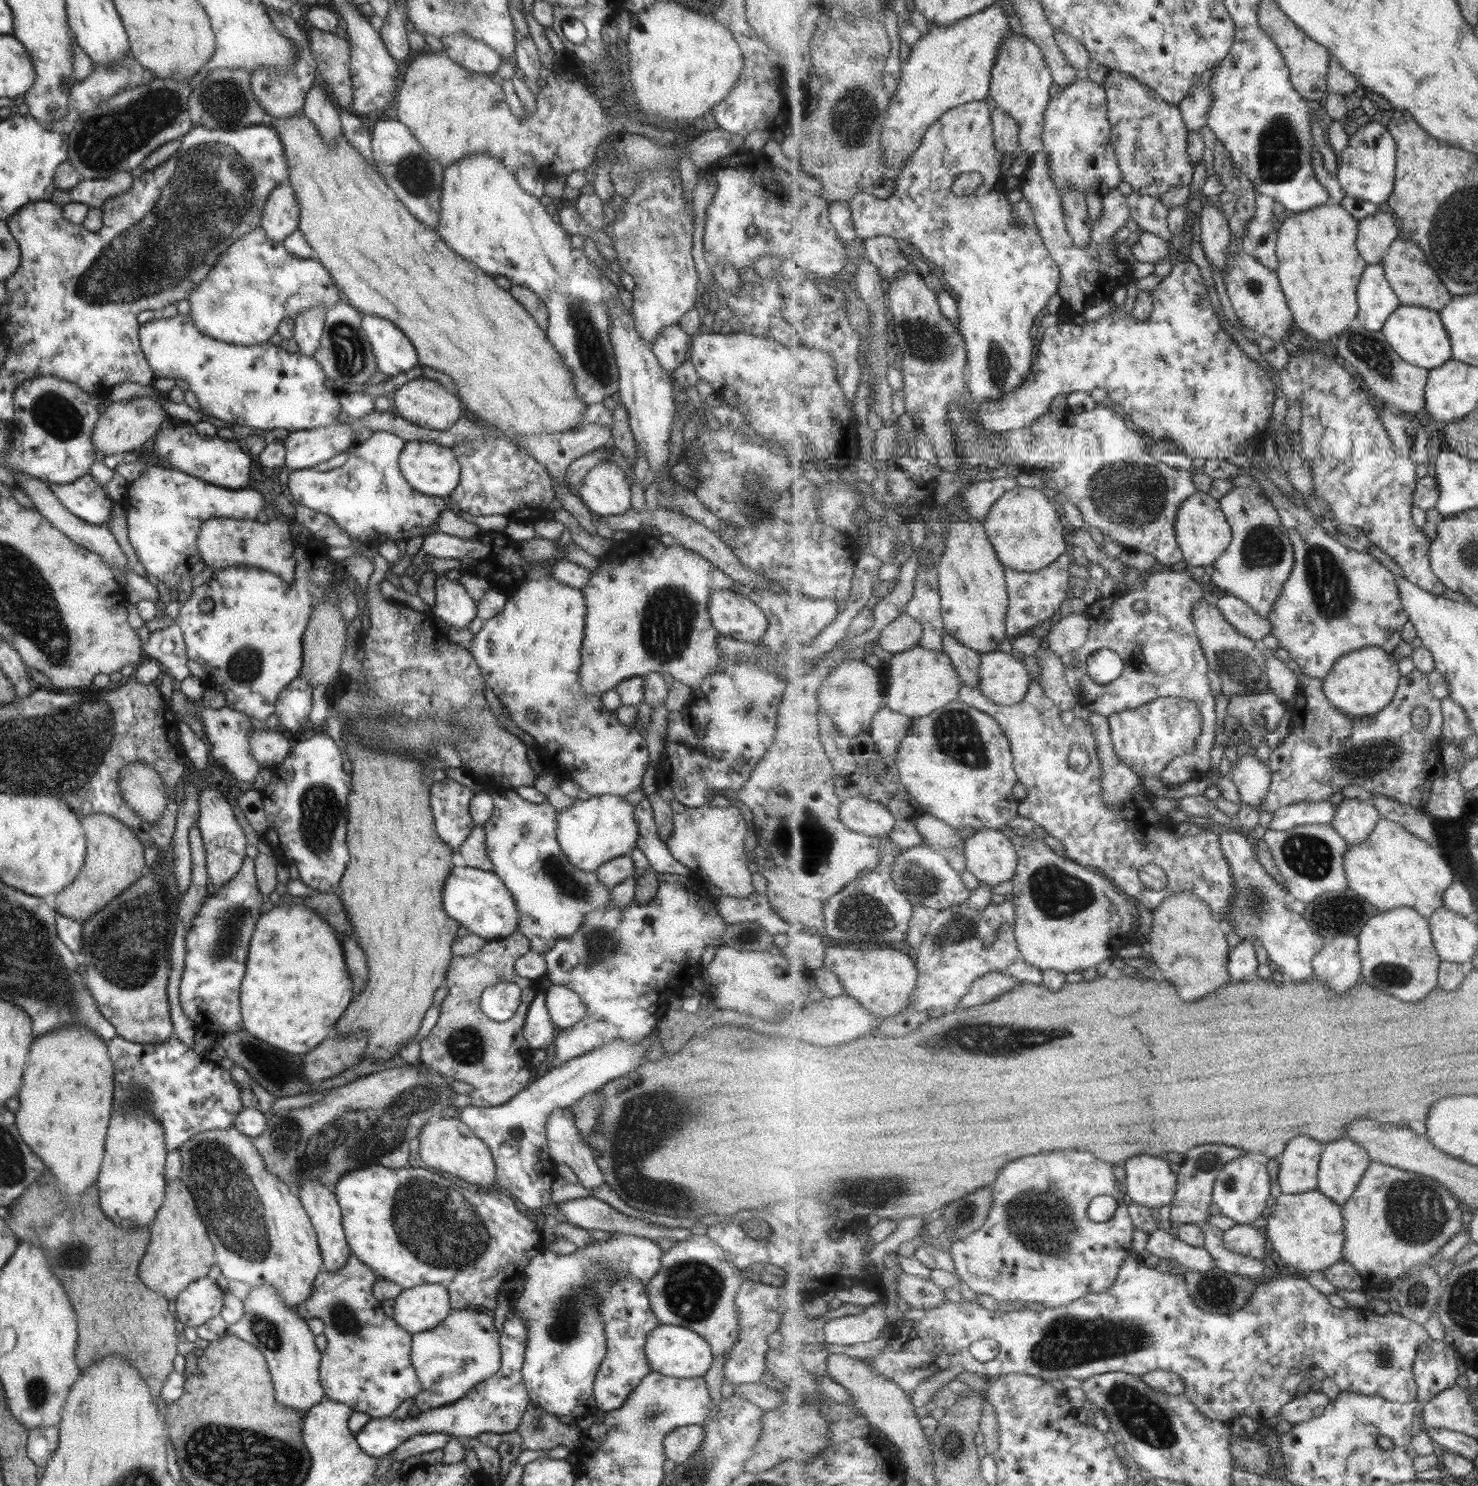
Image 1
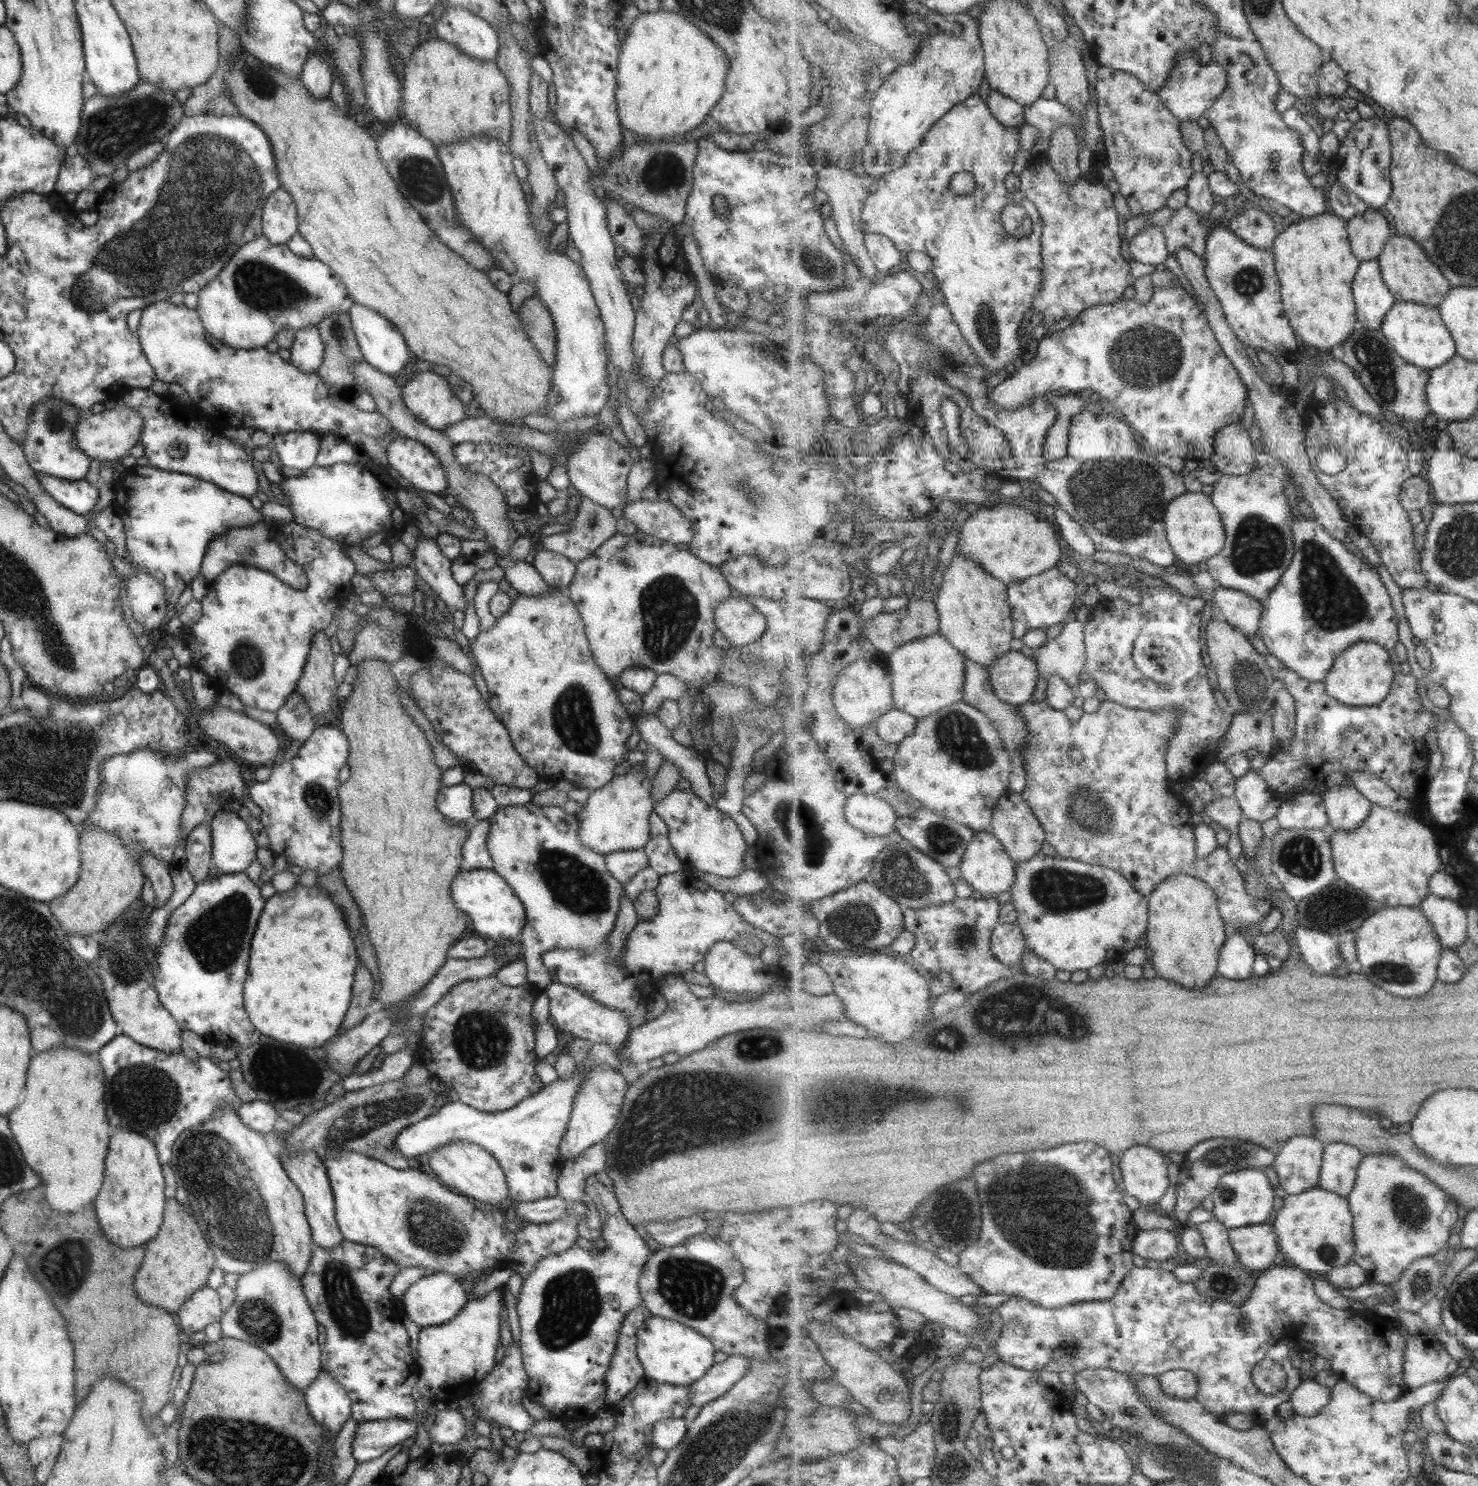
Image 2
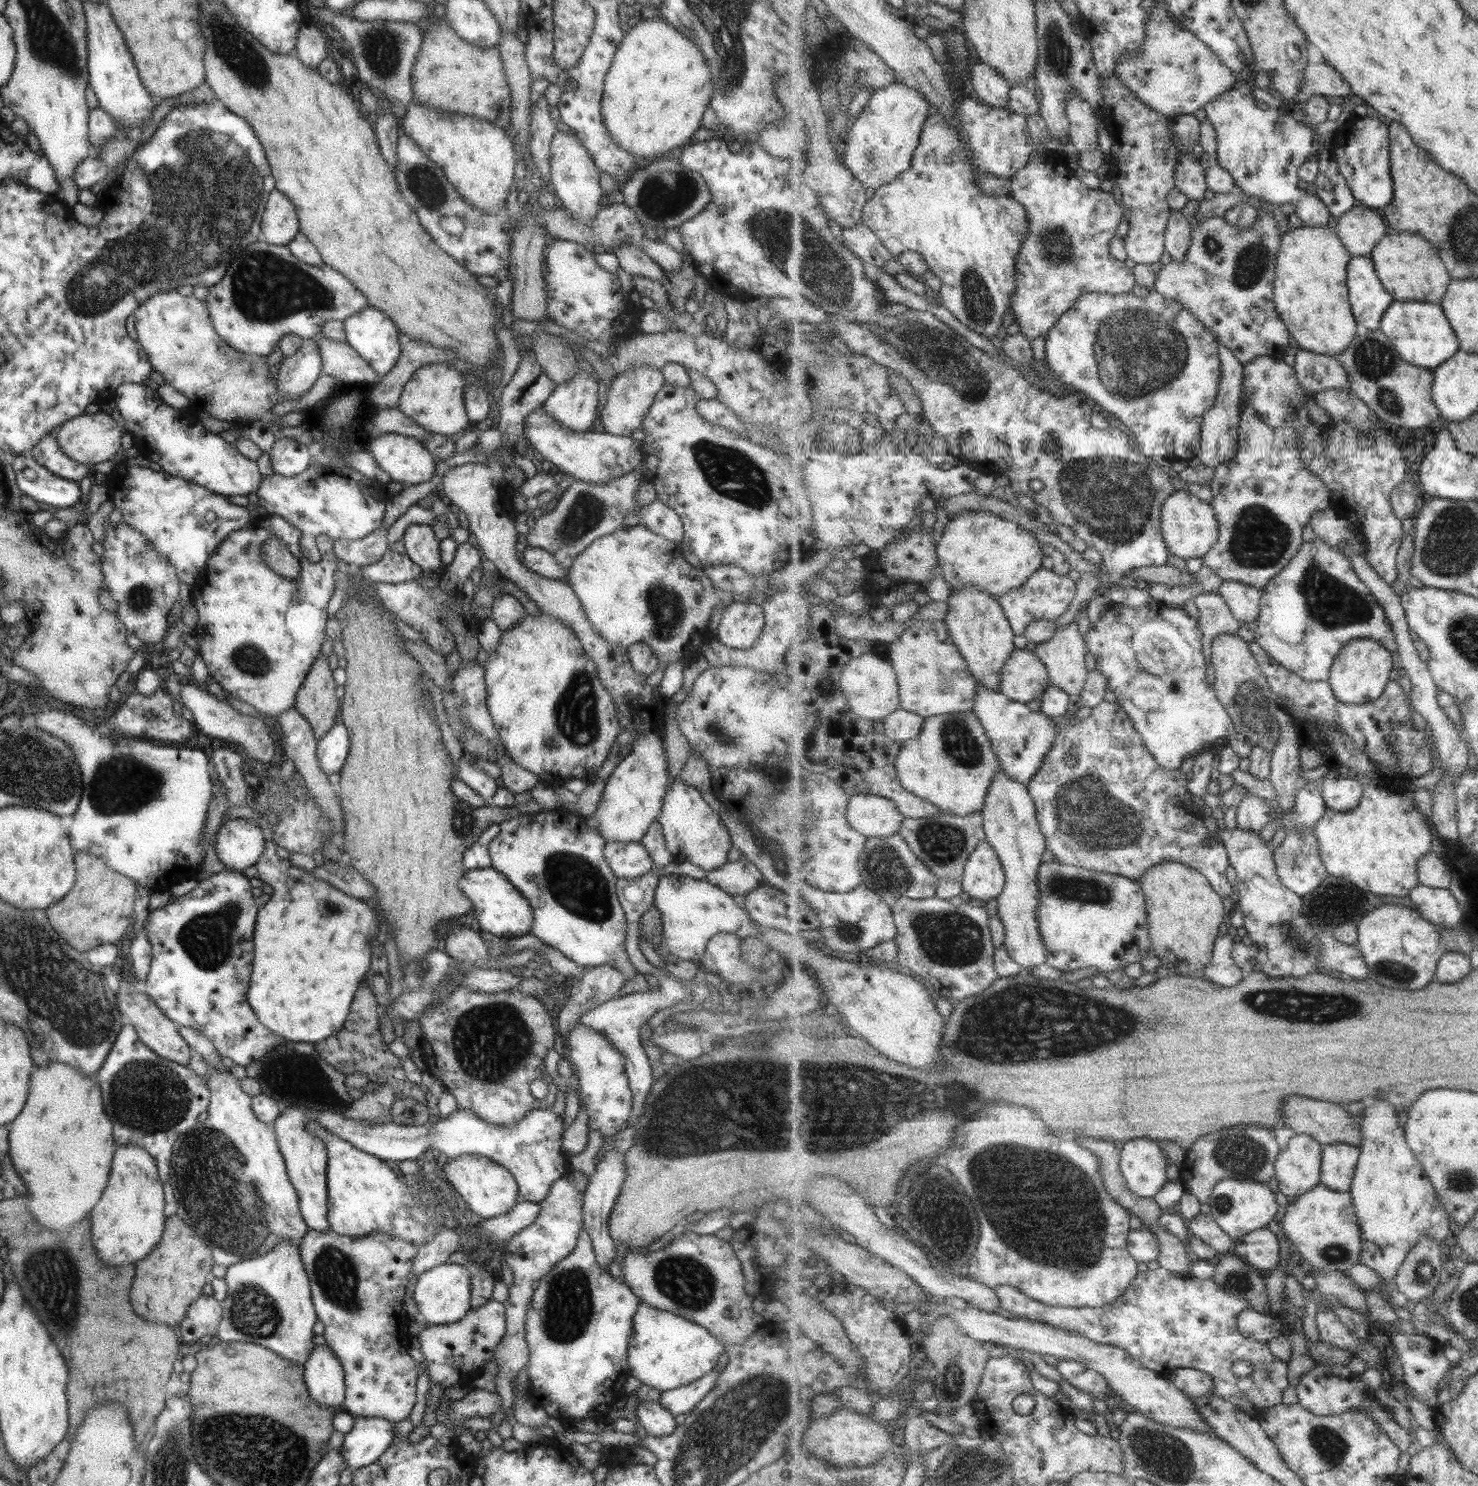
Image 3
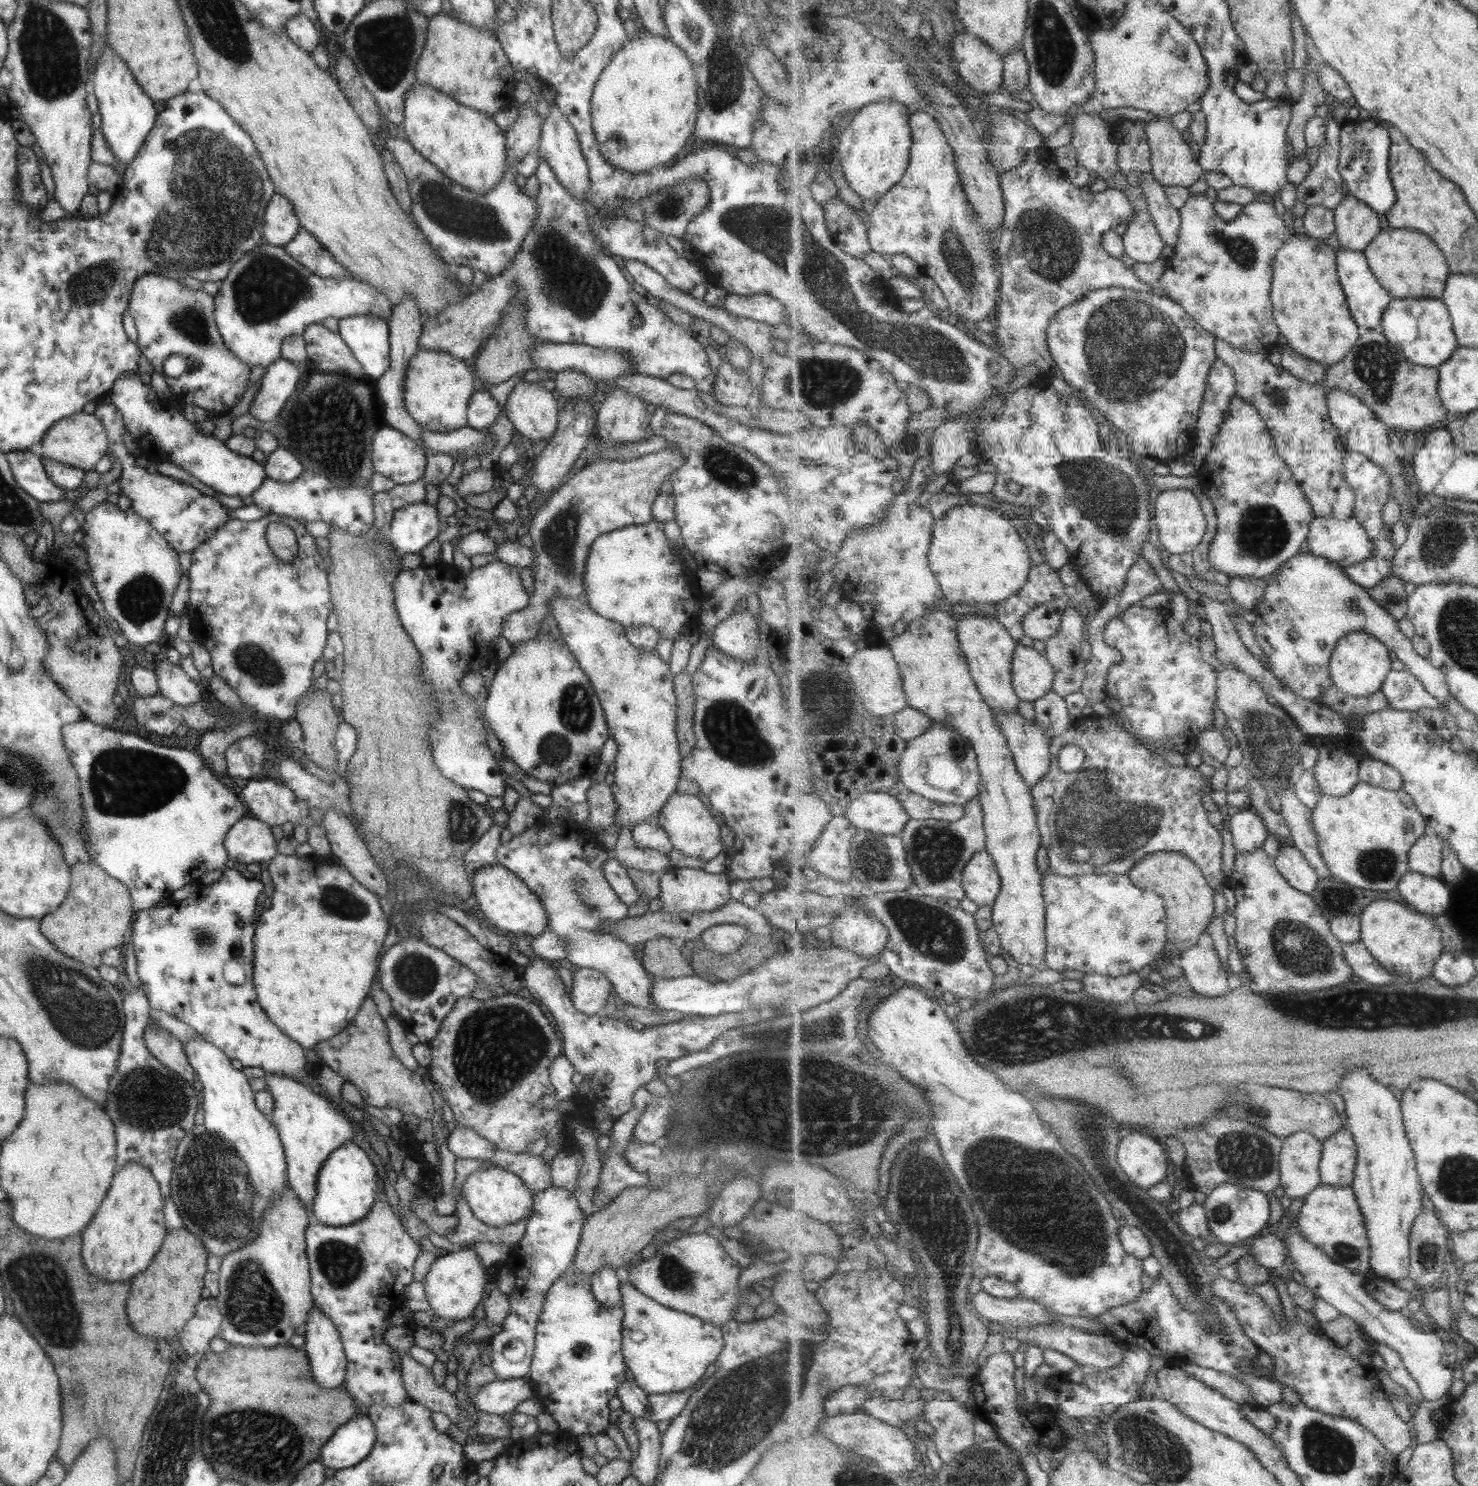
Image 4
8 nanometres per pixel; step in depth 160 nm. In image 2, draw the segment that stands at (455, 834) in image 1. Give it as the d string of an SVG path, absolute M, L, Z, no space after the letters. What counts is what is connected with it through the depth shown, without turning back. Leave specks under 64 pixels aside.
M463 781L452 786L442 785L437 793L437 810L452 823L462 825L473 820L472 789Z

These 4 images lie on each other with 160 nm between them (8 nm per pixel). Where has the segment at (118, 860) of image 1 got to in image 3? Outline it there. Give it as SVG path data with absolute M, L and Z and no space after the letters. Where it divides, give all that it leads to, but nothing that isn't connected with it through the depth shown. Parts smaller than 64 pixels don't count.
M77 852L73 861L73 888L44 911L48 923L71 948L83 954L100 944L118 944L131 927L136 886L129 878L105 867L101 858L93 854Z

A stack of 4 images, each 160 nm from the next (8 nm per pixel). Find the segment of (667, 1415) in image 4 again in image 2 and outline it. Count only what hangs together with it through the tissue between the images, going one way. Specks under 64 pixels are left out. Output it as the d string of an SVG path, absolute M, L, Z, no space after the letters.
M729 1355L725 1361L713 1363L702 1378L689 1385L688 1403L690 1406L703 1406L725 1394L743 1378L747 1367L748 1359L738 1355Z

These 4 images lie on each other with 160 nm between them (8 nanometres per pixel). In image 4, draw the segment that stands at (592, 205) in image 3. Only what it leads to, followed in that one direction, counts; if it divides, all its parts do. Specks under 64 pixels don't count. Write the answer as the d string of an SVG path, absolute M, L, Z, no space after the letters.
M549 105L549 113L542 120L538 146L535 149L538 156L541 156L545 165L555 174L555 178L565 187L576 199L584 199L588 187L587 163L580 151L580 144L576 137L574 128L569 121L561 114L557 105Z

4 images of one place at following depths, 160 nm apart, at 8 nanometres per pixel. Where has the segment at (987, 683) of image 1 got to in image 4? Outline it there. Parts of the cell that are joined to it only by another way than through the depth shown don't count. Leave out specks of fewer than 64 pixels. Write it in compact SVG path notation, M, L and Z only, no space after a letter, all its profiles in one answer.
M1018 644L1012 660L1012 679L1021 700L1034 703L1053 691L1056 670L1035 648Z

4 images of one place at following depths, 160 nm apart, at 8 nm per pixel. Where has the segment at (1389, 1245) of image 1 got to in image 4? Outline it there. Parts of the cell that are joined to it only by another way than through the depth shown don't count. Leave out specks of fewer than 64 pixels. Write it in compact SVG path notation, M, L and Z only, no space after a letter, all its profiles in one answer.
M1357 1068L1349 1074L1345 1074L1339 1094L1345 1100L1344 1119L1346 1127L1353 1133L1358 1146L1358 1161L1352 1189L1356 1192L1361 1210L1364 1212L1366 1225L1368 1226L1369 1240L1372 1248L1372 1270L1384 1279L1403 1280L1410 1276L1410 1236L1412 1226L1422 1213L1424 1186L1421 1184L1420 1174L1416 1165L1416 1154L1409 1140L1402 1104L1395 1098L1393 1092L1389 1092L1387 1086L1379 1084L1369 1070Z

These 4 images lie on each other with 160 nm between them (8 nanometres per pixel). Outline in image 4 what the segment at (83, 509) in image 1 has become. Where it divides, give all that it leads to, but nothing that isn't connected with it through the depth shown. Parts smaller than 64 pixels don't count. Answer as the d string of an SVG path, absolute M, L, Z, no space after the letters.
M25 449L9 451L6 459L17 486L37 503L57 502L65 497L63 490L46 477L40 457Z

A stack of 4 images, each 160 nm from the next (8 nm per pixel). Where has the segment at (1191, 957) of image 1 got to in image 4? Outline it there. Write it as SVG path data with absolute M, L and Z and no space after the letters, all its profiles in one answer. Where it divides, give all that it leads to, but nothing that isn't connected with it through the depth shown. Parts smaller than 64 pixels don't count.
M1161 851L1147 855L1128 874L1132 882L1142 889L1153 889L1164 899L1168 918L1168 944L1165 952L1174 965L1178 965L1183 951L1201 944L1205 930L1215 914L1215 891L1204 872L1192 859L1179 852Z

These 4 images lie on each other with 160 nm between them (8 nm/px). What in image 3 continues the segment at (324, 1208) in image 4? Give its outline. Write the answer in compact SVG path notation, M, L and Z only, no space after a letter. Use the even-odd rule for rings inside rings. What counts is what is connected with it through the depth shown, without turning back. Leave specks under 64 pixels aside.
M307 1122L307 1128L314 1131L314 1134L324 1142L324 1145L327 1149L328 1161L326 1164L326 1219L329 1230L336 1232L338 1235L348 1237L360 1237L361 1235L366 1235L373 1231L383 1231L407 1239L418 1248L419 1245L427 1243L426 1240L428 1238L434 1237L434 1234L441 1227L449 1224L449 1208L447 1208L445 1205L442 1205L441 1201L438 1204L436 1201L433 1202L435 1200L435 1191L429 1187L428 1183L425 1183L426 1185L419 1185L416 1179L409 1179L406 1177L399 1178L384 1163L384 1161L379 1160L370 1154L365 1154L365 1152L361 1152L361 1150L357 1150L357 1148L355 1148L352 1144L337 1138L334 1134L325 1132L324 1128L322 1128L318 1122ZM409 1206L423 1209L427 1216L433 1220L433 1225L425 1227L425 1225L419 1225L419 1223L413 1221L408 1213Z

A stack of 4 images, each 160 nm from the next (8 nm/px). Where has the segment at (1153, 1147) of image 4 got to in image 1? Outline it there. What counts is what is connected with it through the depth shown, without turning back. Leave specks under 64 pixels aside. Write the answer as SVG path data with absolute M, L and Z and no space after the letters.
M1133 1156L1124 1163L1126 1194L1136 1202L1156 1212L1171 1205L1179 1186L1178 1173L1169 1168L1164 1156Z

